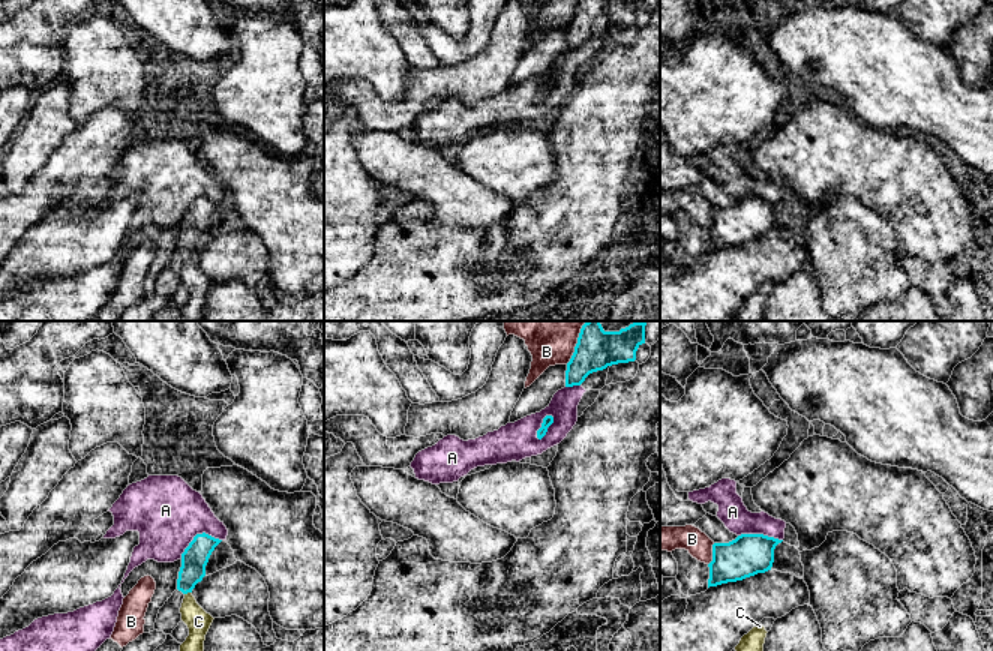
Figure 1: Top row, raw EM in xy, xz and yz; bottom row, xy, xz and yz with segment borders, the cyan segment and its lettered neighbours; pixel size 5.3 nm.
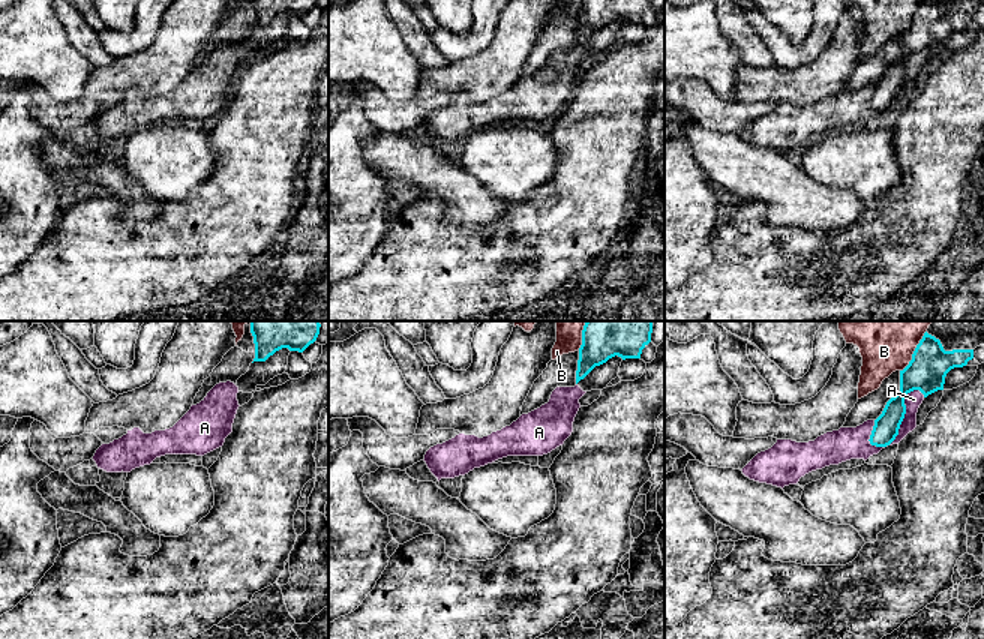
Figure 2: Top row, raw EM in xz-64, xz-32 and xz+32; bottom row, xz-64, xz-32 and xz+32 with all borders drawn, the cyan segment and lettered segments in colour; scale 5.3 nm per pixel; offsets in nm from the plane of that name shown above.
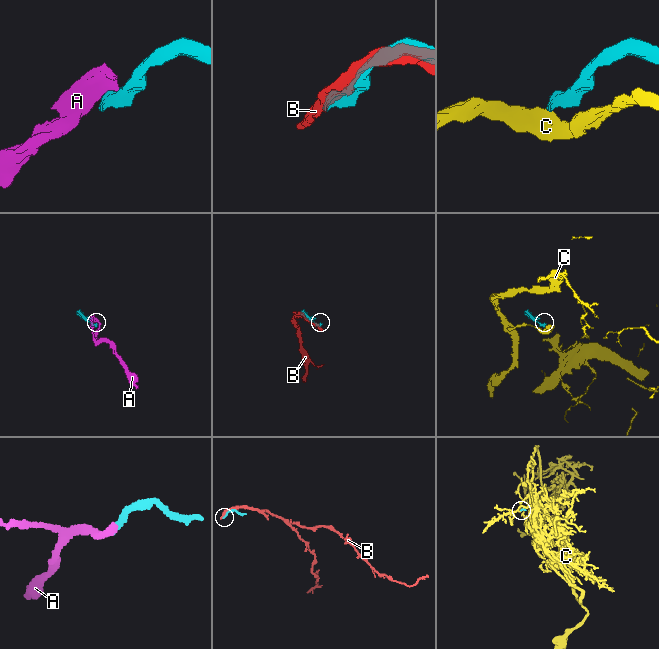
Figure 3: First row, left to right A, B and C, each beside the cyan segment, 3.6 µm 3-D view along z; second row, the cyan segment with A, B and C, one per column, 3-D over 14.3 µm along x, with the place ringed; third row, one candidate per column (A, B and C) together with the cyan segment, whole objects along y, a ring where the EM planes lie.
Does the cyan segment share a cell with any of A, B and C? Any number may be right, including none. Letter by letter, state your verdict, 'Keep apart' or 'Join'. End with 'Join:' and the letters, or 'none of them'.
A: Keep apart
B: Keep apart
C: Keep apart
Join: none of them

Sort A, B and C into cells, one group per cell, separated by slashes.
A / B / C

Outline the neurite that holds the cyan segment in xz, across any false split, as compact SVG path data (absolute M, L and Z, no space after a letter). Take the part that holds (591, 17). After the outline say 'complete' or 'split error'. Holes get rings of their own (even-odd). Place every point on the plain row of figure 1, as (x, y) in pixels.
M579 0L574 16L567 27L566 51L580 50L597 34L636 24L645 0Z; complete

